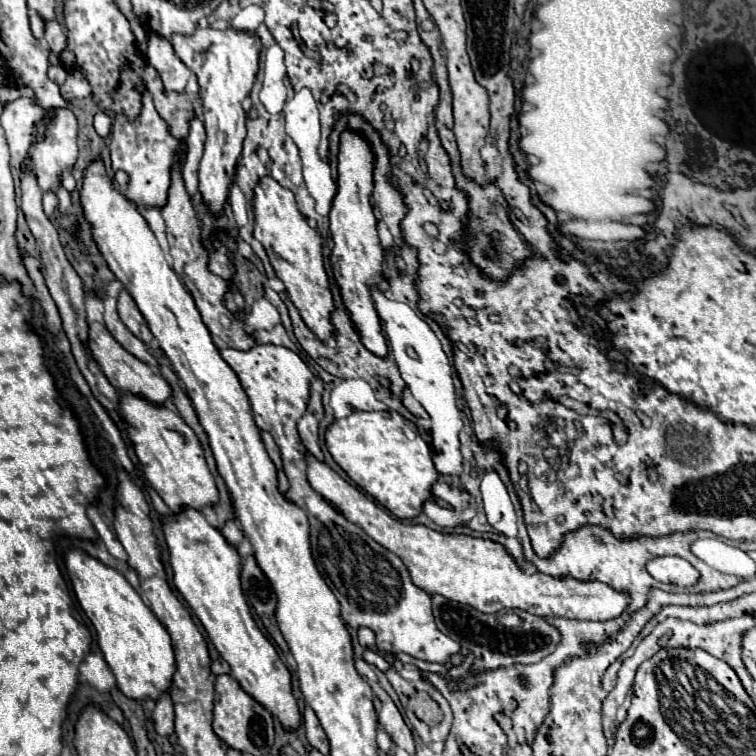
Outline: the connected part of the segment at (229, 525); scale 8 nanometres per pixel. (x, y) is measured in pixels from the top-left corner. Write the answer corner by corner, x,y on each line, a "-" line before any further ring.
230,519
230,521
224,523
224,527
222,527
222,535
224,535
224,537
228,539
228,543
232,543
232,545
238,545
238,543
244,539
242,529
238,527
238,521
236,521
236,519

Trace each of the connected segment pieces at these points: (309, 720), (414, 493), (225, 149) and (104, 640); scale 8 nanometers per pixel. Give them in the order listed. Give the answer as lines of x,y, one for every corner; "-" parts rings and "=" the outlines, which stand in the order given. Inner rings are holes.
306,707
304,709
304,727
306,727
306,737
308,737
310,745
314,749
318,749
320,753
328,755
330,753
330,745
328,745
326,733
324,733
322,725
318,723
318,717
314,715
314,709
312,707
=
354,411
344,419
336,419
326,429
324,439
332,459
362,491
398,519
414,519
420,515
422,505
438,479
438,471
432,463
430,447
412,421
396,411
=
196,29
192,35
172,35
170,43
178,59
194,71
200,83
200,97
204,105
204,155
200,161
200,193
204,203
208,205
214,217
222,215
224,203
228,199
230,187
234,185
236,165
242,155
242,143
246,139
246,111
242,107
248,97
256,73
258,73
258,57
260,57
260,41
242,31
234,29
=
76,547
64,553
64,565
76,599
98,633
100,649
116,677
118,689
130,699
158,699
170,687
176,671
170,635
164,625
154,617
152,609
144,605
142,597
120,571
106,567

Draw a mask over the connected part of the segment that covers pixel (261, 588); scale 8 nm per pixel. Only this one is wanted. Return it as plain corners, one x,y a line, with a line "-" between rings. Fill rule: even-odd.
248,555
242,563
242,573
240,573
240,581
242,581
242,591
248,599
248,603
256,609
256,613
260,615
264,627
268,629
268,635
278,643
278,647
288,653
288,645
276,625
274,619
274,609
276,609
276,595
274,589
270,587
268,577
262,573
262,569
258,567
256,559
252,555

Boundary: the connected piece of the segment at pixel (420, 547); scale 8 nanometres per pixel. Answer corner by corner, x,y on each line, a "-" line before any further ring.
306,451
306,473
310,487
320,493
328,503
332,503
350,523
362,527
376,543
394,551
406,565
410,579
416,587
428,595
444,595
462,605
470,605
482,613
498,613
500,609
524,609
540,617
568,617
568,619
588,619
606,621
616,619
630,603
626,593
618,593
600,581
576,581
570,577
554,579
542,573
526,575
518,569
514,559
506,553
500,543
488,539
476,539
470,535
450,535
438,533
424,525
404,525
396,517
366,497
362,491
344,481
334,469
318,461

